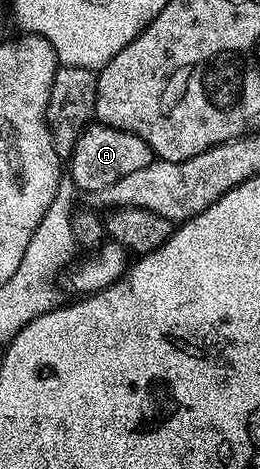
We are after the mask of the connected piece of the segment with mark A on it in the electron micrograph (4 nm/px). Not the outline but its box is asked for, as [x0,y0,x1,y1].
[68,123,155,195]

